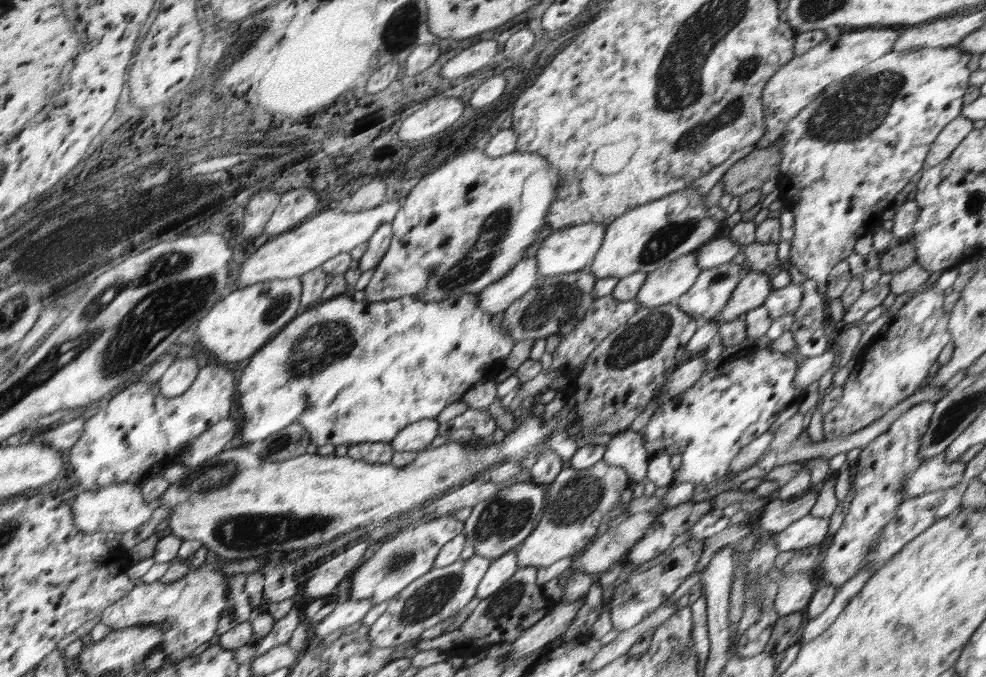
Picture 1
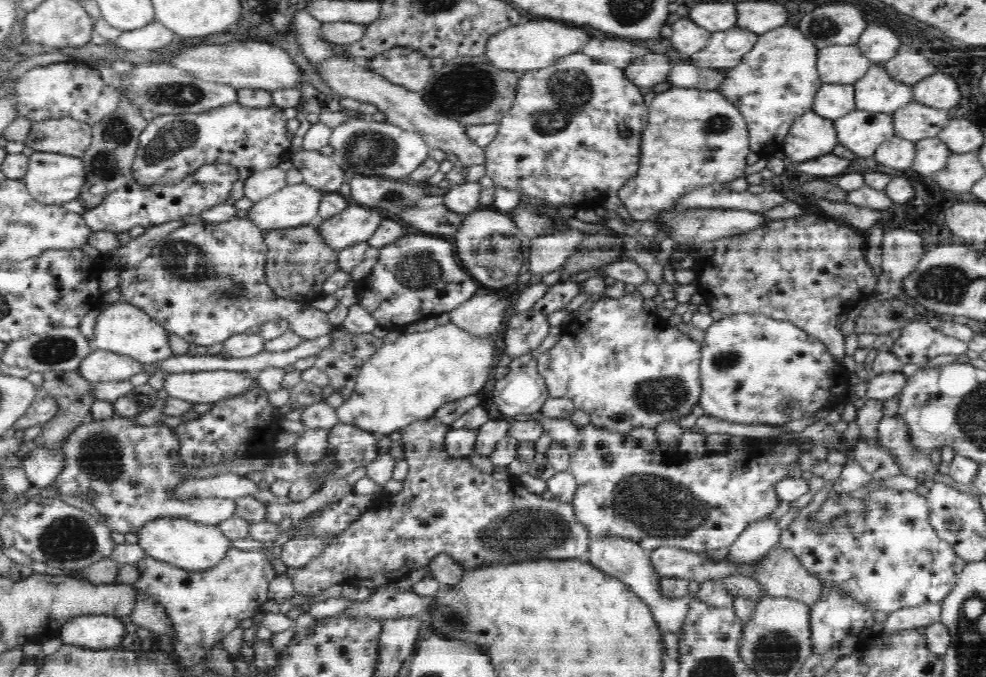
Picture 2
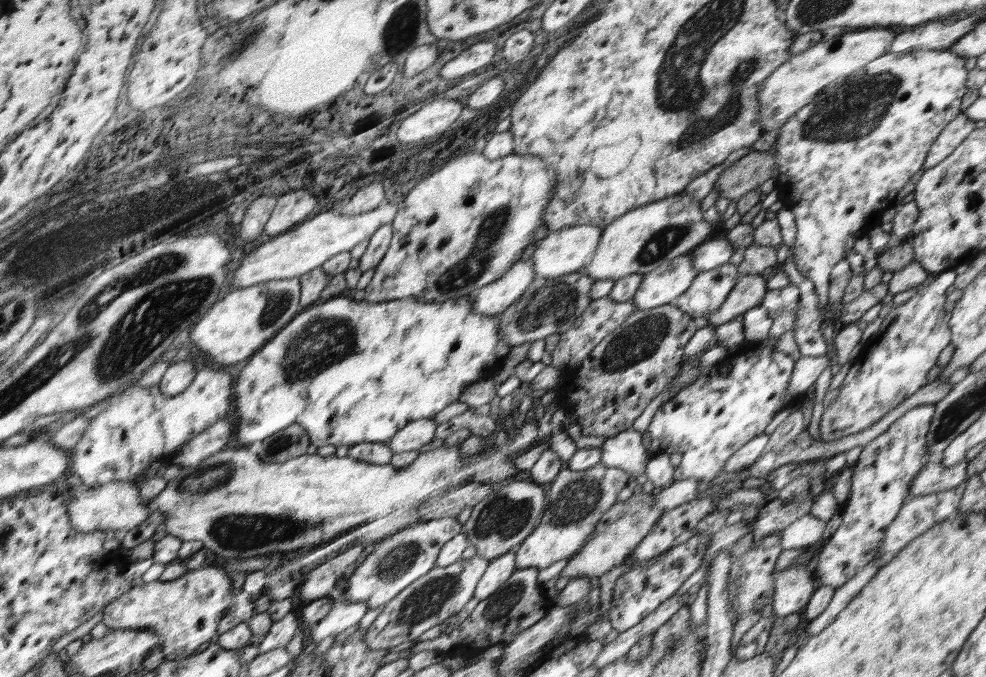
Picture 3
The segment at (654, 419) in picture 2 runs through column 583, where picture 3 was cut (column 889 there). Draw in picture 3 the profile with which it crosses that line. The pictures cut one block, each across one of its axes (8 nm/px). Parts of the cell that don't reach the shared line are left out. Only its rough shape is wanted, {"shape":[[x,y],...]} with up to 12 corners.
{"shape":[[942,272],[888,312],[820,420],[867,430],[924,388],[950,344]]}

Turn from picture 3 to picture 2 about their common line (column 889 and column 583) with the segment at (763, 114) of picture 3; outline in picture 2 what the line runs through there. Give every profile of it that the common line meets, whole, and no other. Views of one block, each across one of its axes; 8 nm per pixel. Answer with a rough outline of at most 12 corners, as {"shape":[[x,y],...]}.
{"shape":[[550,20],[490,40],[489,61],[517,74],[581,53],[591,39]]}

